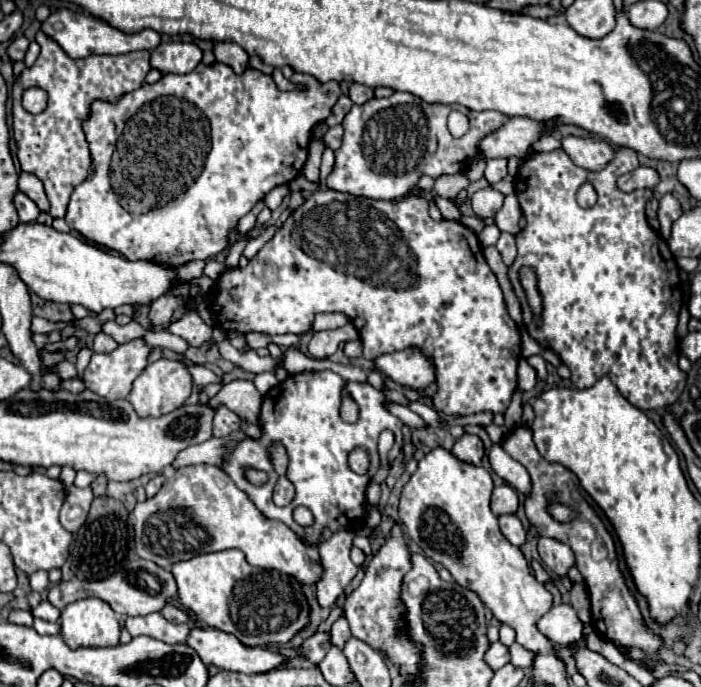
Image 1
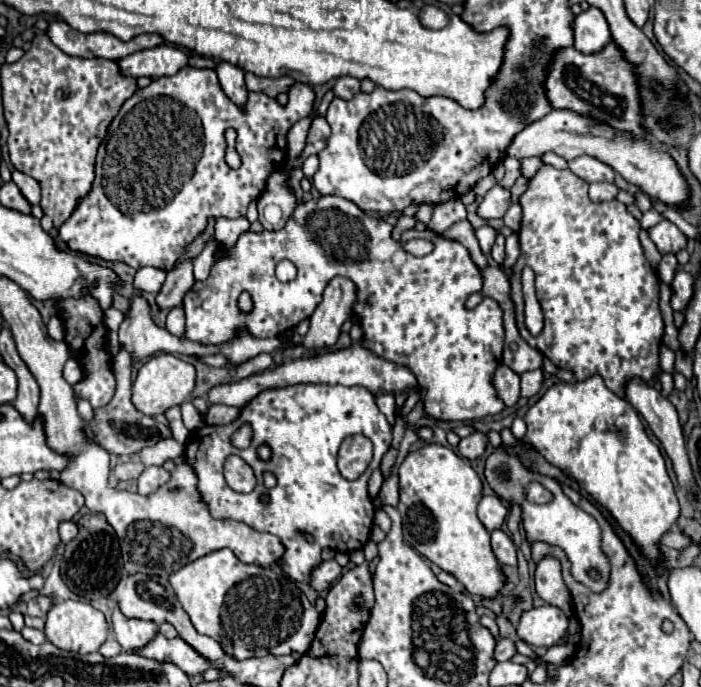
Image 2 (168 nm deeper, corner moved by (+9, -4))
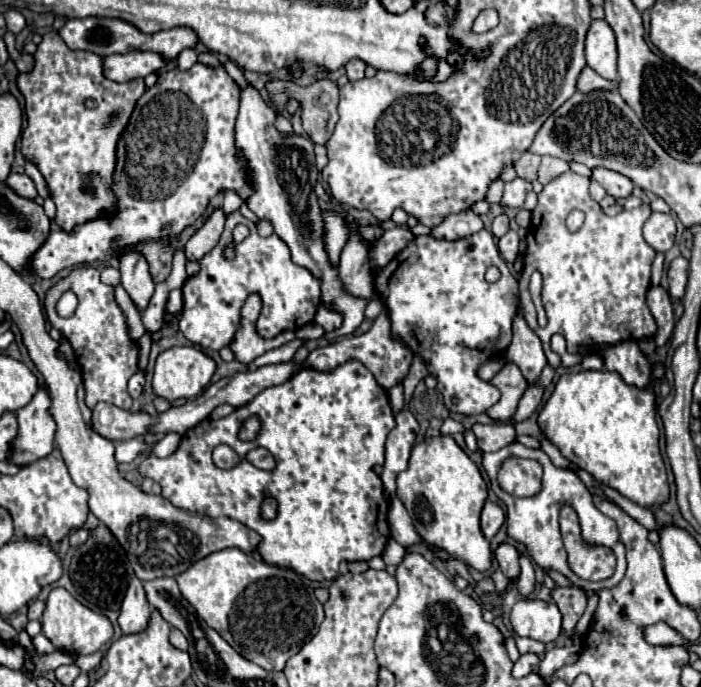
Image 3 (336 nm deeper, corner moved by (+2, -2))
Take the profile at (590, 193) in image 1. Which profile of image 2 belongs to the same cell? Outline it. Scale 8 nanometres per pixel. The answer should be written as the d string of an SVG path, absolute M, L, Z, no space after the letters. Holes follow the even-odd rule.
M578 156L568 160L568 168L586 182L614 182L614 170L594 156Z

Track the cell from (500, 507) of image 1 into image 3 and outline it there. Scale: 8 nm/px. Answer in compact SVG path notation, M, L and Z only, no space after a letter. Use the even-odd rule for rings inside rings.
M487 500L483 510L481 510L481 532L483 532L483 536L487 540L491 540L497 534L497 530L503 526L503 522L505 522L503 508L499 504L493 504Z

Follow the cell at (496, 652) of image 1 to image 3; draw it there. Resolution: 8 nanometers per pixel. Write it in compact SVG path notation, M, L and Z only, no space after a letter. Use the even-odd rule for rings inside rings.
M515 638L515 640L517 640L517 648L519 648L521 654L527 654L527 652L541 654L541 652L545 652L543 642L537 642L537 640L531 640L531 638Z

